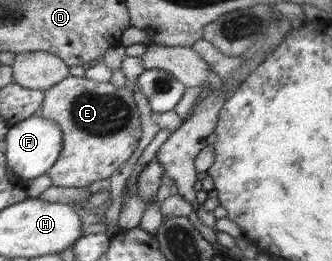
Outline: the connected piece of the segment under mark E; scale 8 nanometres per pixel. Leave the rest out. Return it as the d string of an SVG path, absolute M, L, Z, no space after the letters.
M68 76L45 90L42 104L36 114L40 118L48 118L56 122L62 132L62 150L54 164L46 171L52 186L84 189L94 180L108 178L120 164L126 162L130 154L136 150L142 134L139 108L134 103L133 97L134 94L127 85L116 87L110 82L96 83L84 77L72 76Z

